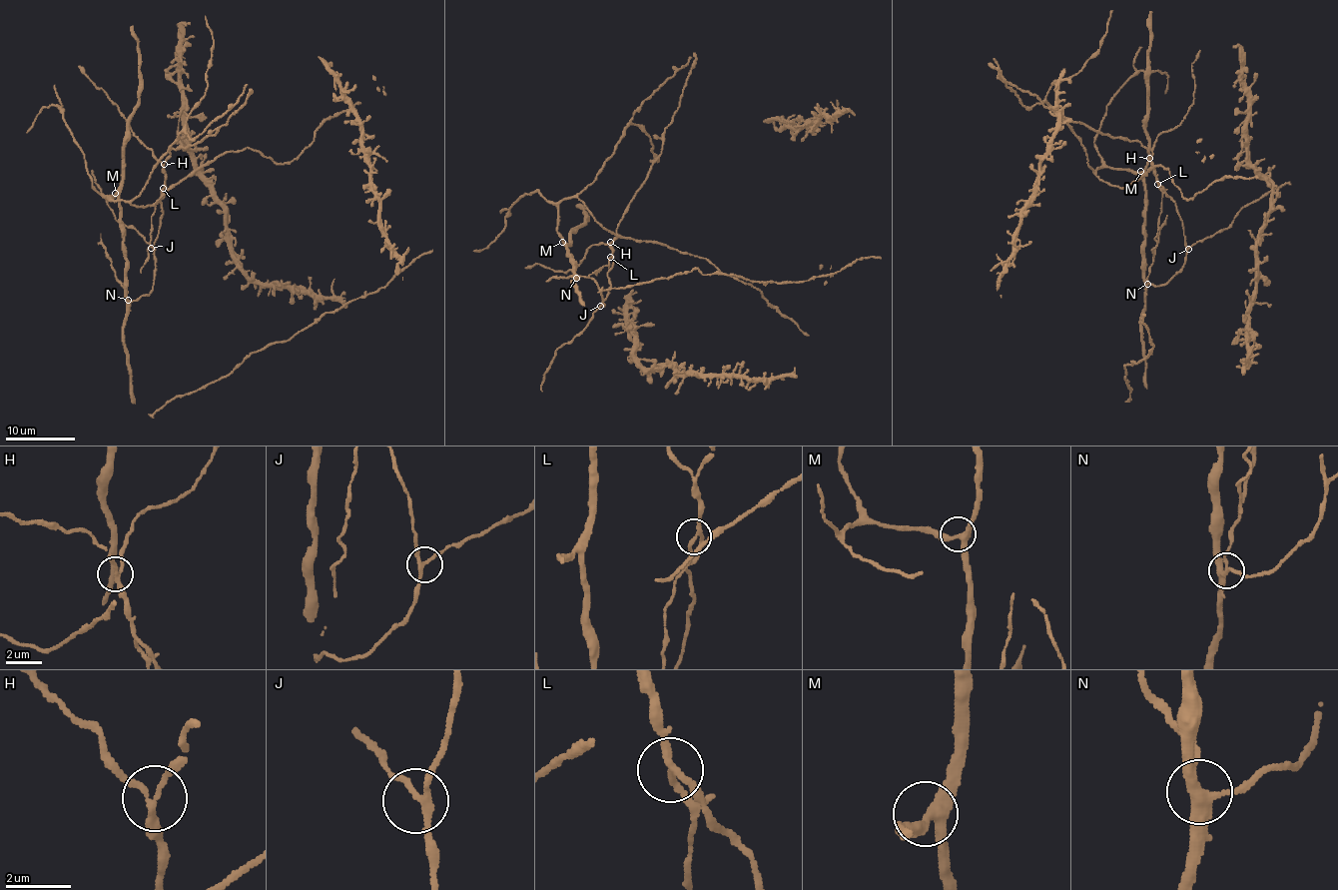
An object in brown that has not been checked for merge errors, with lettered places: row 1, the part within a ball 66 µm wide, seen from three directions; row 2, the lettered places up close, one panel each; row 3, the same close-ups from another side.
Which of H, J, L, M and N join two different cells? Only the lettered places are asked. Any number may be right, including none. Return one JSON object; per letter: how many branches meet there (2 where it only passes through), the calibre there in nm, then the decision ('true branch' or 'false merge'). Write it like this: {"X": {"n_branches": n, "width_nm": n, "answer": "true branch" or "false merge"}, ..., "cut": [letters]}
{"H": {"n_branches": 3, "width_nm": 170, "answer": "true branch"}, "J": {"n_branches": 3, "width_nm": 180, "answer": "true branch"}, "L": {"n_branches": 3, "width_nm": 180, "answer": "false merge"}, "M": {"n_branches": 3, "width_nm": 320, "answer": "true branch"}, "N": {"n_branches": 4, "width_nm": 320, "answer": "false merge"}, "cut": ["L", "N"]}

